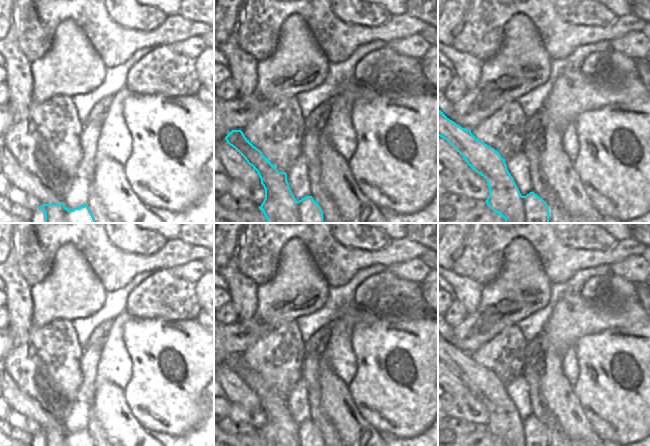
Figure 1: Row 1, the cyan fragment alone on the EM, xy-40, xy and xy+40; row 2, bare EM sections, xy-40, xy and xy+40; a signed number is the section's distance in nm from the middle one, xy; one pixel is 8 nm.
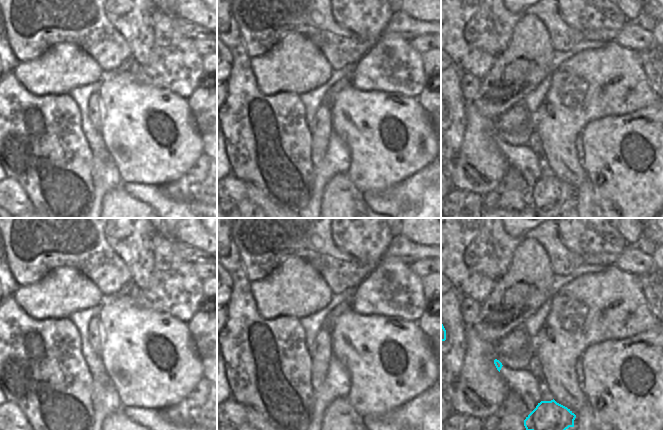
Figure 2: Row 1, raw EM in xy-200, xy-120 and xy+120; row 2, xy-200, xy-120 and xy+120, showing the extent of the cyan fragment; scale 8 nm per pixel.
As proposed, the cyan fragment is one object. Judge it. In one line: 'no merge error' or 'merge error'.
merge error

